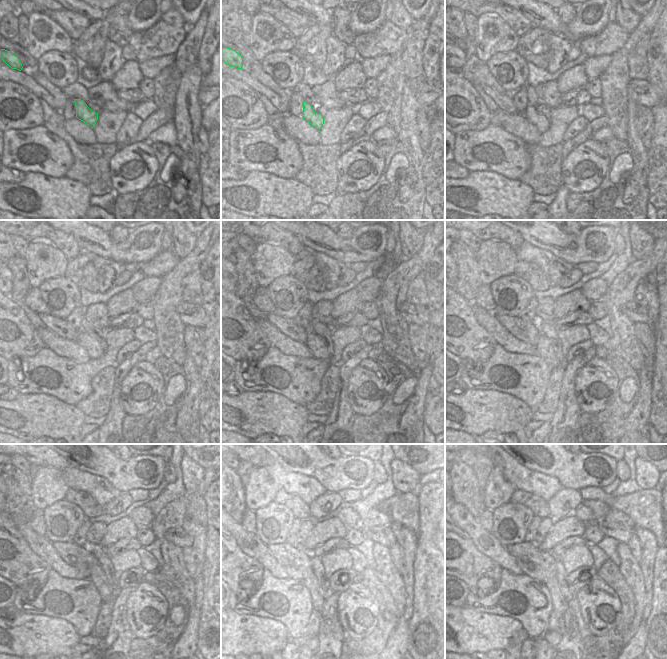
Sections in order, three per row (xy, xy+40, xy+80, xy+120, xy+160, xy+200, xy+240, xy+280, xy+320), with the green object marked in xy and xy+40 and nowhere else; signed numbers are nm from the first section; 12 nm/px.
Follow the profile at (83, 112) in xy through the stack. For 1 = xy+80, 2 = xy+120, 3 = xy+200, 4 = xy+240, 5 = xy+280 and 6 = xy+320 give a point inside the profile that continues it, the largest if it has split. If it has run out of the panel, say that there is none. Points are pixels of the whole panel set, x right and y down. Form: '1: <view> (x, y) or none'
1: xy+80 (541, 122)
2: xy+120 (90, 344)
3: xy+200 (544, 349)
4: xy+240 (98, 577)
5: xy+280 (325, 580)
6: xy+320 (571, 623)

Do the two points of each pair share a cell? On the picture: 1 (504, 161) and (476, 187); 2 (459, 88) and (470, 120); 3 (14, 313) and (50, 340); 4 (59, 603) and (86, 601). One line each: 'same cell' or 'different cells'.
1: different cells
2: same cell
3: different cells
4: same cell

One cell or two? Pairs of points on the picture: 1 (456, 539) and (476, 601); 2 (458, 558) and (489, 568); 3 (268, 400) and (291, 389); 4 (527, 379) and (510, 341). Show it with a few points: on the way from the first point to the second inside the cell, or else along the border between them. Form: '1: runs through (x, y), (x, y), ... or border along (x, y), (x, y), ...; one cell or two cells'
1: border along (496, 589), (484, 596), (478, 596), (471, 592); two cells
2: runs through (466, 563), (471, 566), (481, 567); one cell
3: border along (257, 391), (274, 391), (302, 404); two cells
4: border along (497, 343), (507, 351), (519, 354), (535, 354); two cells

